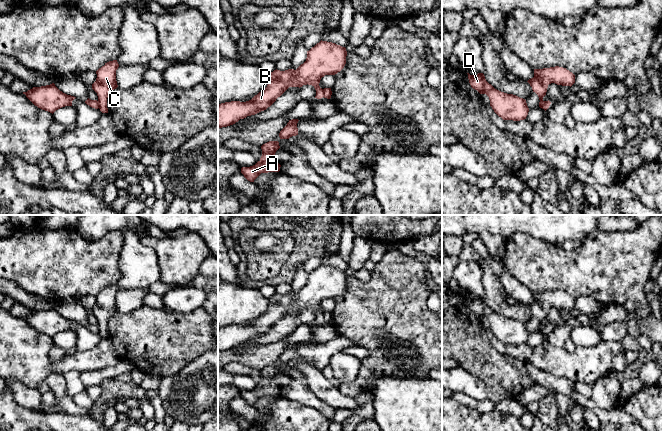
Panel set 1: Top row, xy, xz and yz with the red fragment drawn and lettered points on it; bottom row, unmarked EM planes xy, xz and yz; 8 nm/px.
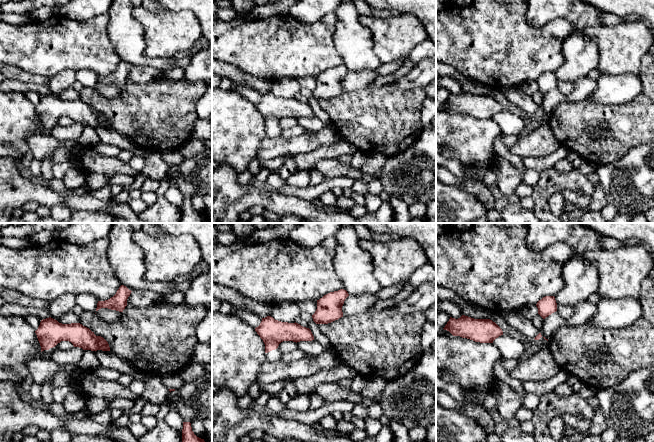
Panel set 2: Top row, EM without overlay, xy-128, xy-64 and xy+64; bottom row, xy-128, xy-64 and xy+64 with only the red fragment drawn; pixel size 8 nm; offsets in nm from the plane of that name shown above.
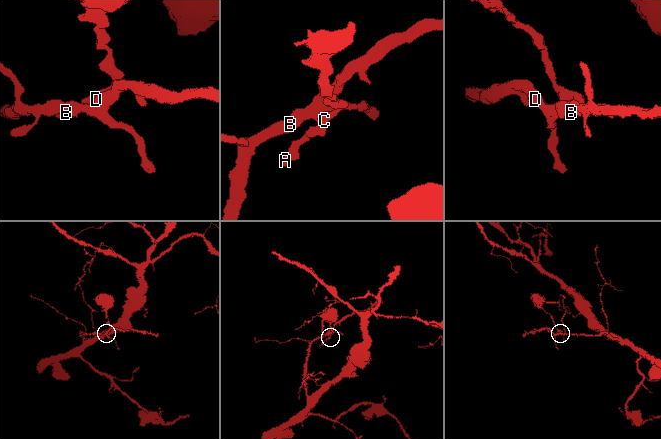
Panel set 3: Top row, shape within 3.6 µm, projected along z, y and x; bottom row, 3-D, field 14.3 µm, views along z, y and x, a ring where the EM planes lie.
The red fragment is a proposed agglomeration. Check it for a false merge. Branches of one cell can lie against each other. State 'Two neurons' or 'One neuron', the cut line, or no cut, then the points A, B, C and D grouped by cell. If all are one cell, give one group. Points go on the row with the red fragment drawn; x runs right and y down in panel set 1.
Two neurons. Split along xz (322, 89), (323, 96). Groups: A C / B D

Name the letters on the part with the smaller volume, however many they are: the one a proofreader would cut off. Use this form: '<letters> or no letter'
A, C

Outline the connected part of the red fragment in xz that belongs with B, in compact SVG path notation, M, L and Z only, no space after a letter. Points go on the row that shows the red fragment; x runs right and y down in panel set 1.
M321 40L307 51L306 61L296 70L276 69L268 73L267 87L251 100L218 104L218 128L233 125L240 119L266 110L289 87L312 85L316 90L315 98L323 98L323 89L319 86L321 78L340 72L346 64L346 56L345 47Z

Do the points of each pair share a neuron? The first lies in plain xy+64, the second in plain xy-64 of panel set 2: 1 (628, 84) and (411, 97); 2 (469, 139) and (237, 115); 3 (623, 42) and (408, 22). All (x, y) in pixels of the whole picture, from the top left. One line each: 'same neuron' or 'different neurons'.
1: different neurons
2: same neuron
3: same neuron

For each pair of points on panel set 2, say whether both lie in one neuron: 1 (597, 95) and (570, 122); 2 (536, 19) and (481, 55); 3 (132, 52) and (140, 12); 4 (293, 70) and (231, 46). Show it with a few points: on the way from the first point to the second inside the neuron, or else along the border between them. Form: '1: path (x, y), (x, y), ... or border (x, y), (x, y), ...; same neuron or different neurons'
1: border (589, 95), (596, 102), (615, 105); different neurons
2: border (525, 11), (534, 26), (552, 19); different neurons
3: border (132, 10), (133, 17), (142, 27), (146, 44); different neurons
4: path (278, 55), (271, 48), (246, 46); same neuron

